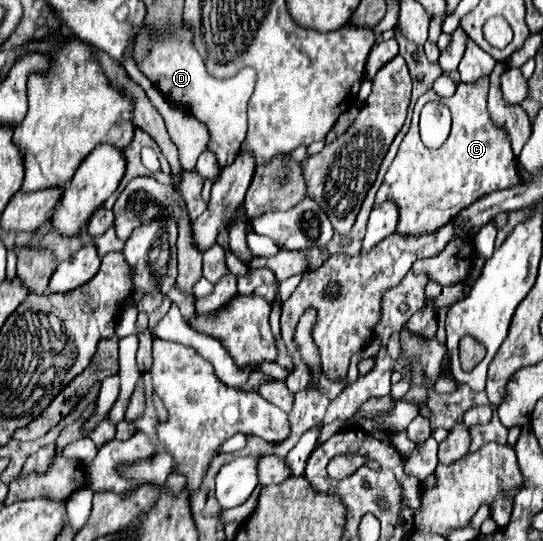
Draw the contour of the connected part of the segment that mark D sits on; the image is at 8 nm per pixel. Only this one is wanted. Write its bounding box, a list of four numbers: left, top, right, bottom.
[137,28,255,168]

